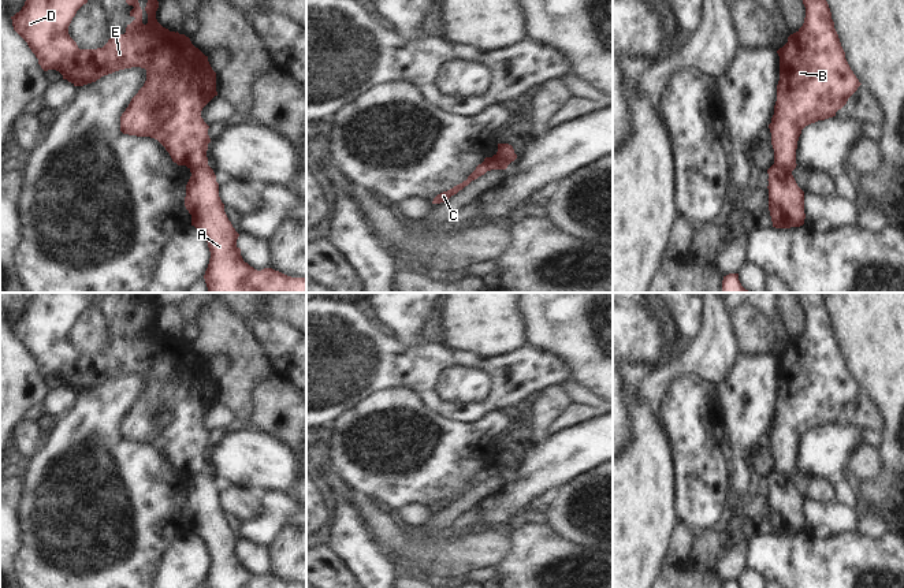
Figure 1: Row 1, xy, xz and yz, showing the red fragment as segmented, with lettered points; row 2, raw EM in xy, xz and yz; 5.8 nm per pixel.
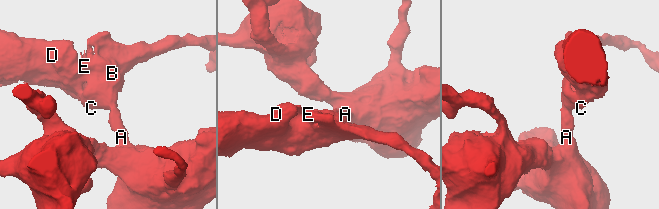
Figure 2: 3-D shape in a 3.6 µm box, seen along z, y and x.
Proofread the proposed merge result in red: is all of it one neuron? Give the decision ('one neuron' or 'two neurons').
two neurons

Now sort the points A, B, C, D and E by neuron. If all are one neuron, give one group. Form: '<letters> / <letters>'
A / B C D E

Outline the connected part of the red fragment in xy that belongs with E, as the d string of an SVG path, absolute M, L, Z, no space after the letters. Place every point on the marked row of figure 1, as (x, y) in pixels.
M26 0L22 10L11 16L14 30L27 42L44 71L56 70L74 86L96 82L119 70L145 68L146 81L122 113L120 131L157 139L178 165L190 170L208 165L209 126L201 118L201 111L217 96L216 72L208 56L196 48L189 37L170 31L157 22L157 0L146 3L146 25L142 23L138 0L126 0L134 7L130 16L135 18L127 25L126 33L112 33L103 48L79 49L68 34L68 26L77 11L86 3L88 0Z

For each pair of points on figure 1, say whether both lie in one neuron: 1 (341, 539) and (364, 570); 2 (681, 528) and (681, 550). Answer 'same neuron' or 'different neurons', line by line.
1: same neuron
2: same neuron

